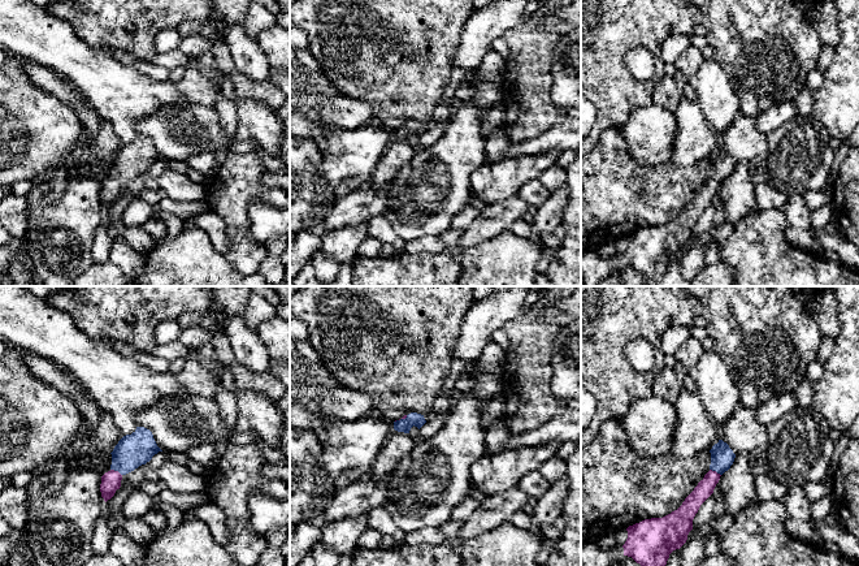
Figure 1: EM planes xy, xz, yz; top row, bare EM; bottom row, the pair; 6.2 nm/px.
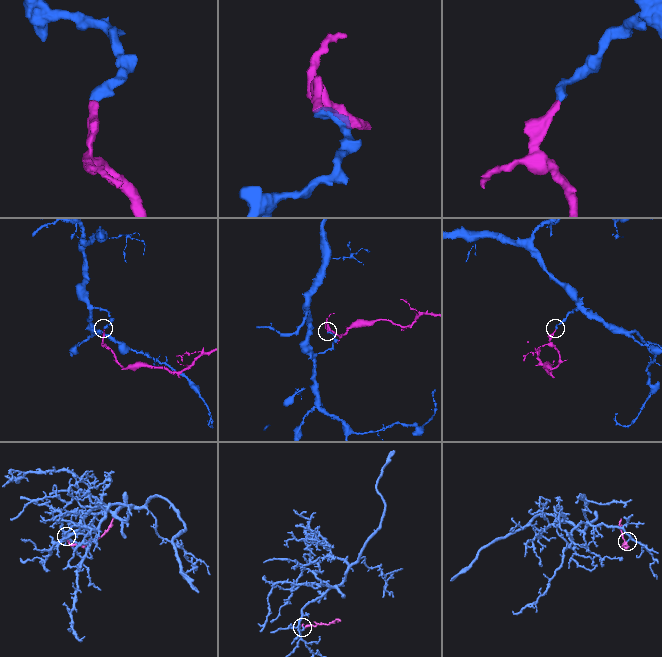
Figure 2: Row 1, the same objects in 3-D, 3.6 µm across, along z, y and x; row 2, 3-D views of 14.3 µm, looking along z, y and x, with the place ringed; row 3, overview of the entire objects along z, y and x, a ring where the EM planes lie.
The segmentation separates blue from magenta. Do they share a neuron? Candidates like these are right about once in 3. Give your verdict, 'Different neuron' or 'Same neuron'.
Same neuron

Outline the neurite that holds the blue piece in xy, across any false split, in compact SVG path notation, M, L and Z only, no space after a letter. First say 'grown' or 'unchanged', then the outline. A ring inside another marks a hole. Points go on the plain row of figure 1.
grown; M136 135L131 143L123 144L110 161L110 178L101 185L100 200L104 209L110 208L120 198L123 183L146 173L159 160L162 159L152 141L144 135Z

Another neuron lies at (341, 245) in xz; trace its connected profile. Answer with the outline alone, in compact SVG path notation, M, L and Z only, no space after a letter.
M368 221L329 232L322 237L320 251L343 264L355 260L357 247L366 236Z

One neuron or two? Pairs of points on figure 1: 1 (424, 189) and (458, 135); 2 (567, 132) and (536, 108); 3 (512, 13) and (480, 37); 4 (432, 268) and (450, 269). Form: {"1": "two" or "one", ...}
{"1": "one", "2": "two", "3": "one", "4": "one"}

